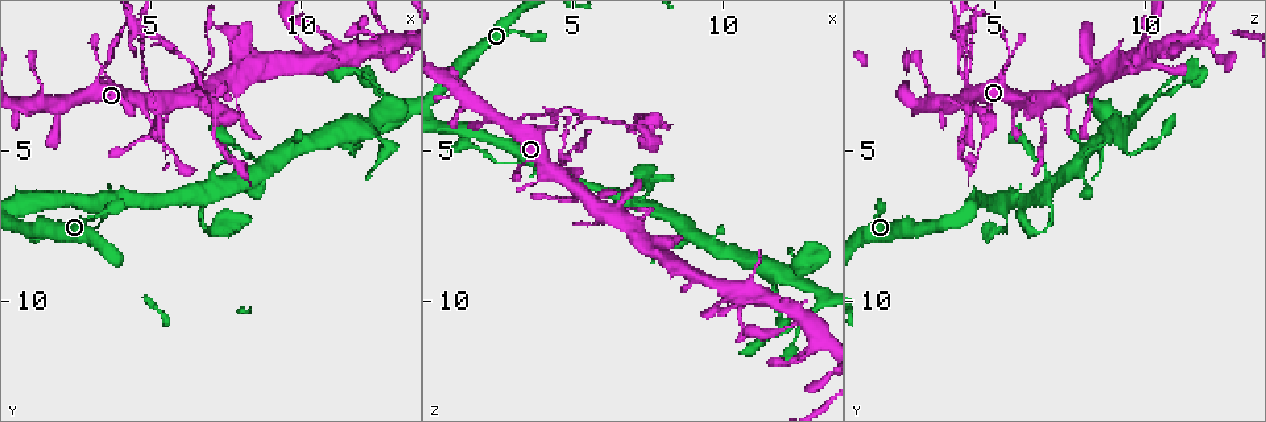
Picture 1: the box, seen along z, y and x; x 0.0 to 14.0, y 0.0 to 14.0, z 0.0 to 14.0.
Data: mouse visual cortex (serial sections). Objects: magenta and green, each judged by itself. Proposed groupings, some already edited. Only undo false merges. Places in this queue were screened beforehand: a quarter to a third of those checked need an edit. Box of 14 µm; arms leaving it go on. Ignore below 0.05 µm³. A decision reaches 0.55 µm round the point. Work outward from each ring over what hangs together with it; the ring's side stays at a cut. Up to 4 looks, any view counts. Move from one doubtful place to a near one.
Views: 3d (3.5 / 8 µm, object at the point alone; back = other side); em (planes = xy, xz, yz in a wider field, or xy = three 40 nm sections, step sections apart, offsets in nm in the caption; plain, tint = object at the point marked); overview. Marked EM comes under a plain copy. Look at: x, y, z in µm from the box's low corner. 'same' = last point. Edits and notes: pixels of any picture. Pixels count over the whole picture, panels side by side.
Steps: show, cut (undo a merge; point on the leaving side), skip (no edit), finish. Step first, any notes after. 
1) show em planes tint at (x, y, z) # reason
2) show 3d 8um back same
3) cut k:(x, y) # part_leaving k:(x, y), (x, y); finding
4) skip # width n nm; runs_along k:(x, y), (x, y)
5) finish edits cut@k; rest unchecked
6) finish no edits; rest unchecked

show 3d 3.5um at (3.2, 2.6, 4.0) # two arms in line, one across

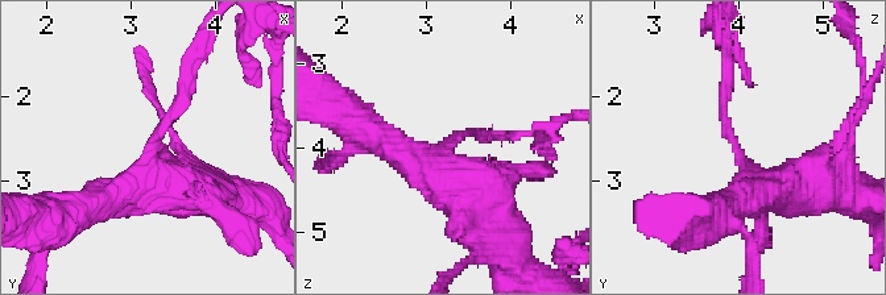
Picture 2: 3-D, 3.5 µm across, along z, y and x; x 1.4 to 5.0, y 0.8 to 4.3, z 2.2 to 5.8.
show em xy step 2 tint at (3.20, 2.70, 4.05) # arms 3; arm_widths 150, 450, 600 nm

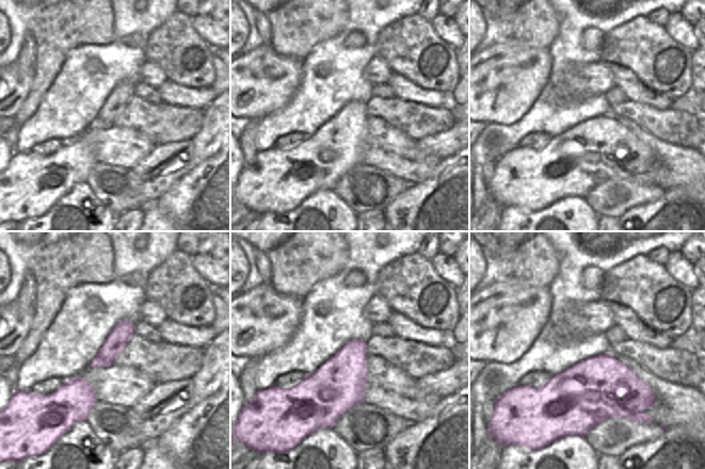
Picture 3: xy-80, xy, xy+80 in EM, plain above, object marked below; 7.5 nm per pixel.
cut 2:(724, 95) # a second cell is stuck on

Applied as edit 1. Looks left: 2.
show 3d 3.5um at (6.7, 6.6, 6.7) # four-way junction

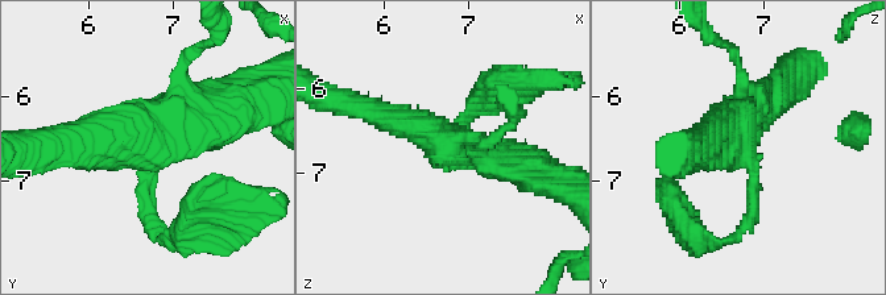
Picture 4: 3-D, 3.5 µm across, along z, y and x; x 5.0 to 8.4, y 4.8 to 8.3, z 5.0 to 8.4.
skip # runs_along 4:(365, 109), (528, 167); one cell here

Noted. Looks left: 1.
finish edits cut@2; rest unchecked

